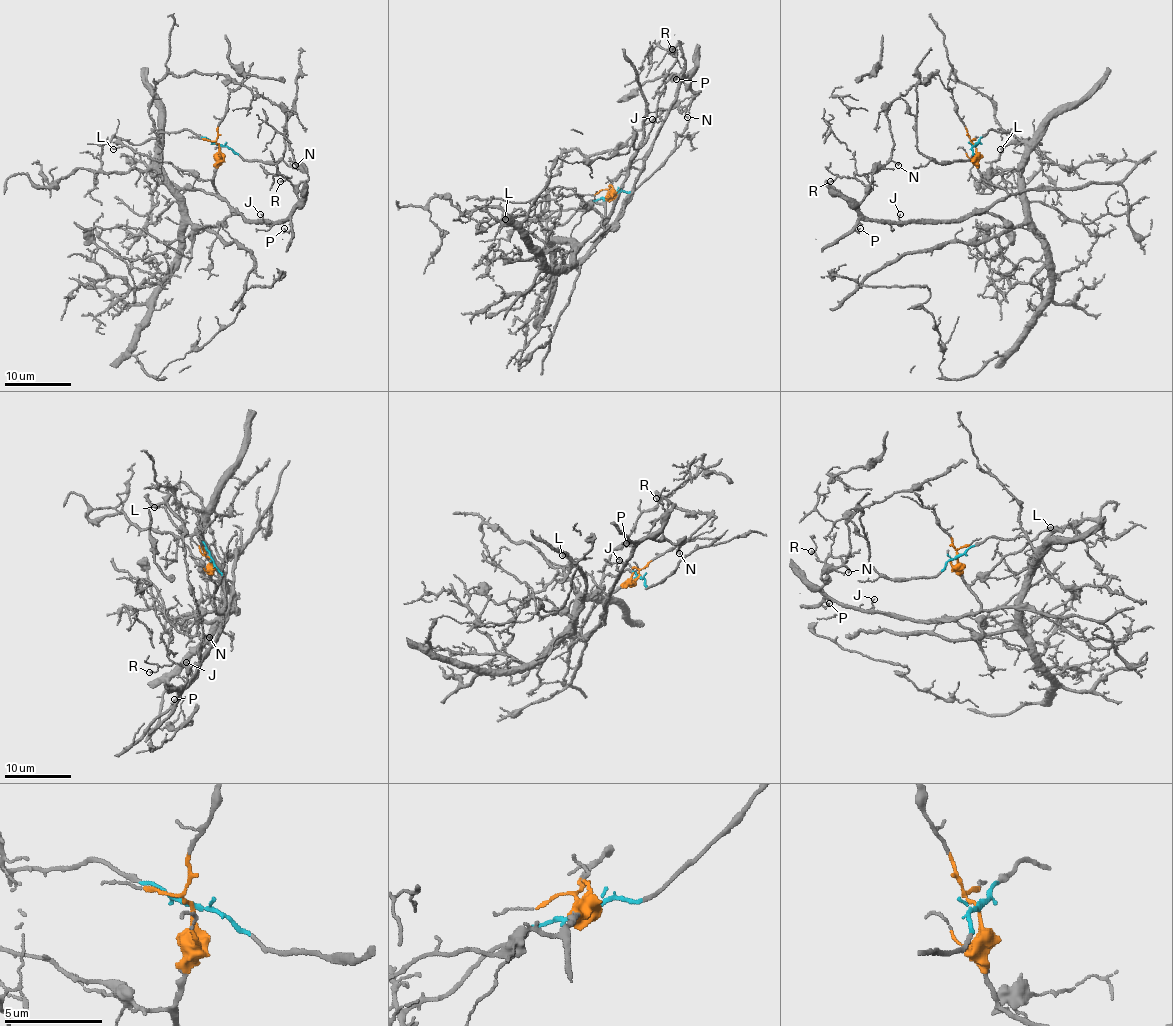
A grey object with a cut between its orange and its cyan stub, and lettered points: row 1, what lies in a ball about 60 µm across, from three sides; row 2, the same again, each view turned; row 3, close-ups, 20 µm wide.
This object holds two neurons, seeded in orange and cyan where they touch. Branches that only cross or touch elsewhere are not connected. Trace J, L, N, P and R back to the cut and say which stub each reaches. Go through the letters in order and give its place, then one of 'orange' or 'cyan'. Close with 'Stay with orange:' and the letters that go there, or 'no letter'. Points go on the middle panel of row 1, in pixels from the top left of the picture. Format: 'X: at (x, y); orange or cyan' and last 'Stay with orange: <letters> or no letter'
J: at (652, 119); orange
L: at (505, 219); orange
N: at (687, 117); orange
P: at (676, 79); orange
R: at (672, 49); orange
Stay with orange: J, L, N, P, R

